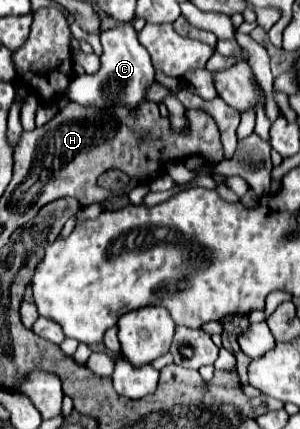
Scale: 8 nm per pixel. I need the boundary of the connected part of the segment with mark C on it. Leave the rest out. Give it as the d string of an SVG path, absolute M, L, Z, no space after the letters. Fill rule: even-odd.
M132 24L119 25L113 29L102 31L100 42L104 53L100 57L100 71L96 75L75 77L66 87L64 95L80 105L96 105L96 107L112 107L118 103L126 103L136 107L144 101L146 89L154 83L154 65L150 55L140 47L138 36Z

